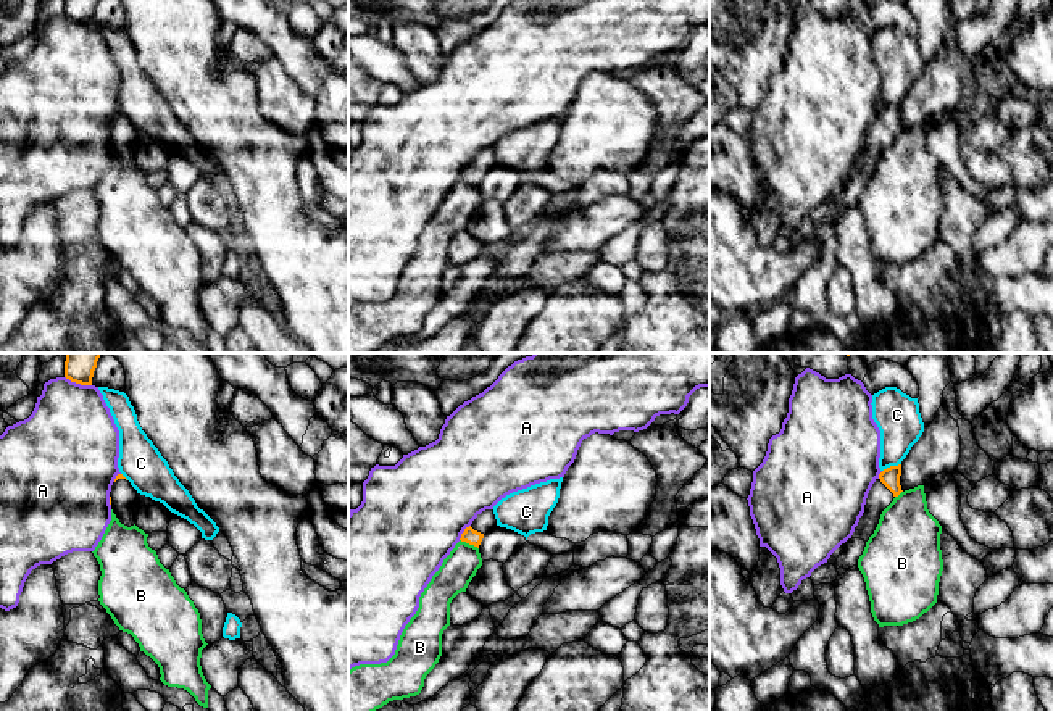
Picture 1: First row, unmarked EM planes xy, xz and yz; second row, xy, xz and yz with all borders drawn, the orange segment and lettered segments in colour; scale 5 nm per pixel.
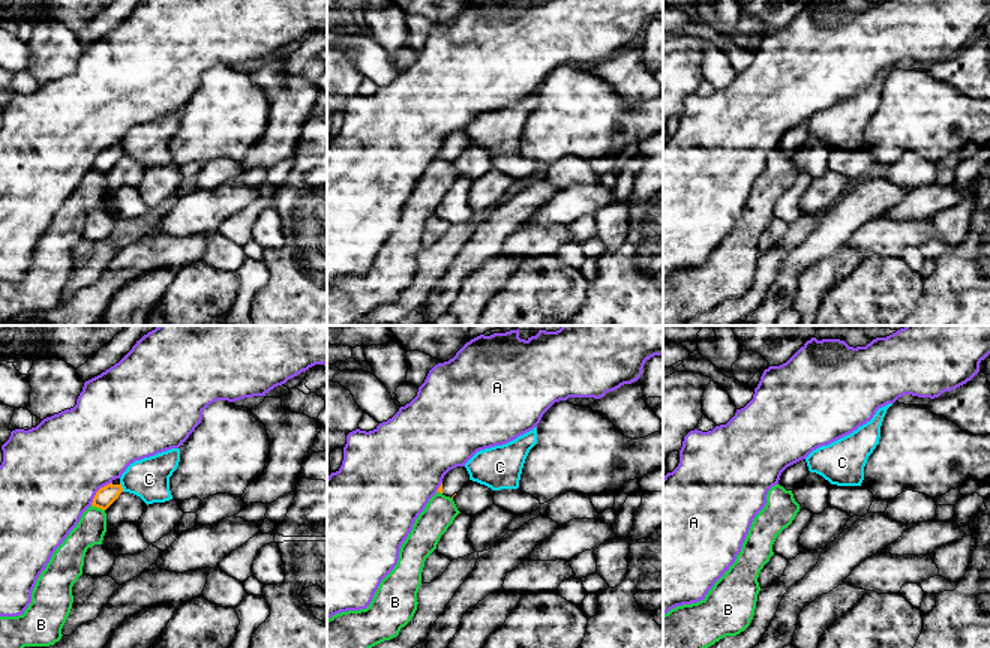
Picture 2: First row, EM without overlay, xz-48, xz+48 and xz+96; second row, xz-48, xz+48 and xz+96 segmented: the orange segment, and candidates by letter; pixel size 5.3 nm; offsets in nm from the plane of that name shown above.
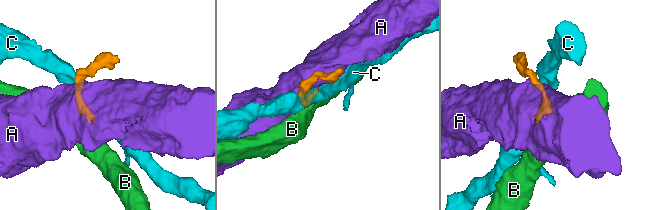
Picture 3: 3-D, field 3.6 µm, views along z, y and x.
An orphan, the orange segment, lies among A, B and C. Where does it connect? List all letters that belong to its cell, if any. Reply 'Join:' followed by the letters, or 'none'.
Join: C

